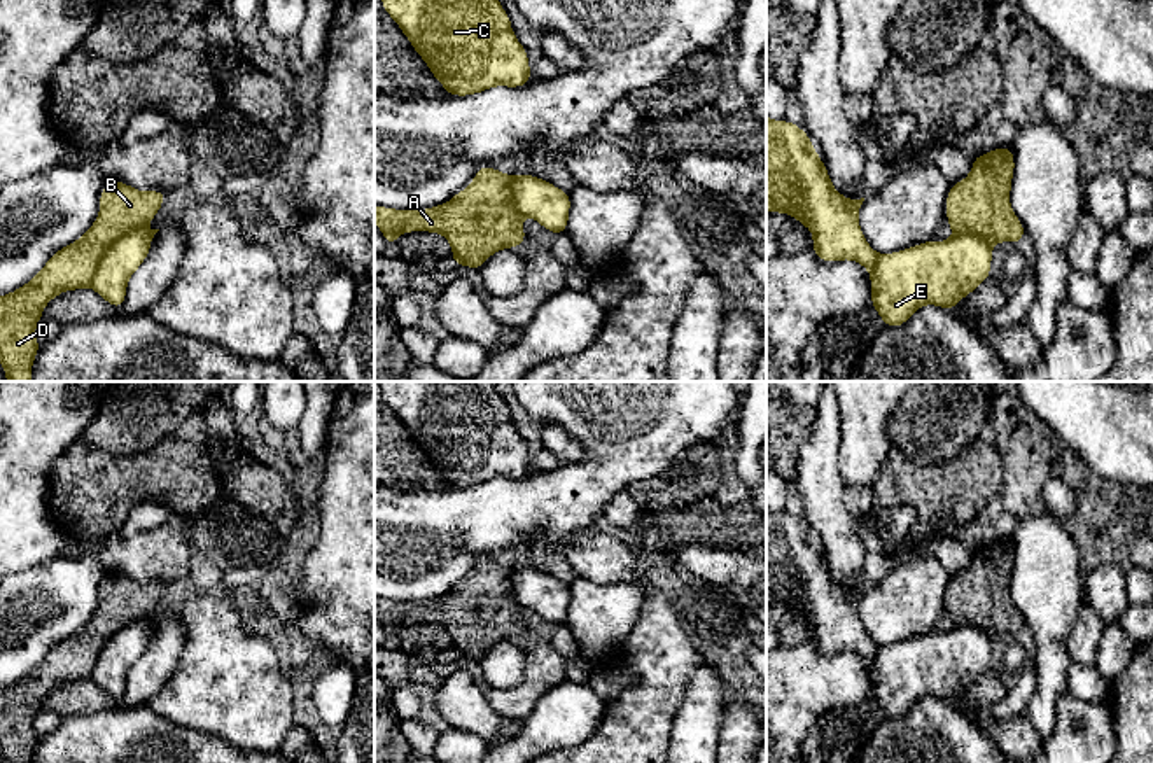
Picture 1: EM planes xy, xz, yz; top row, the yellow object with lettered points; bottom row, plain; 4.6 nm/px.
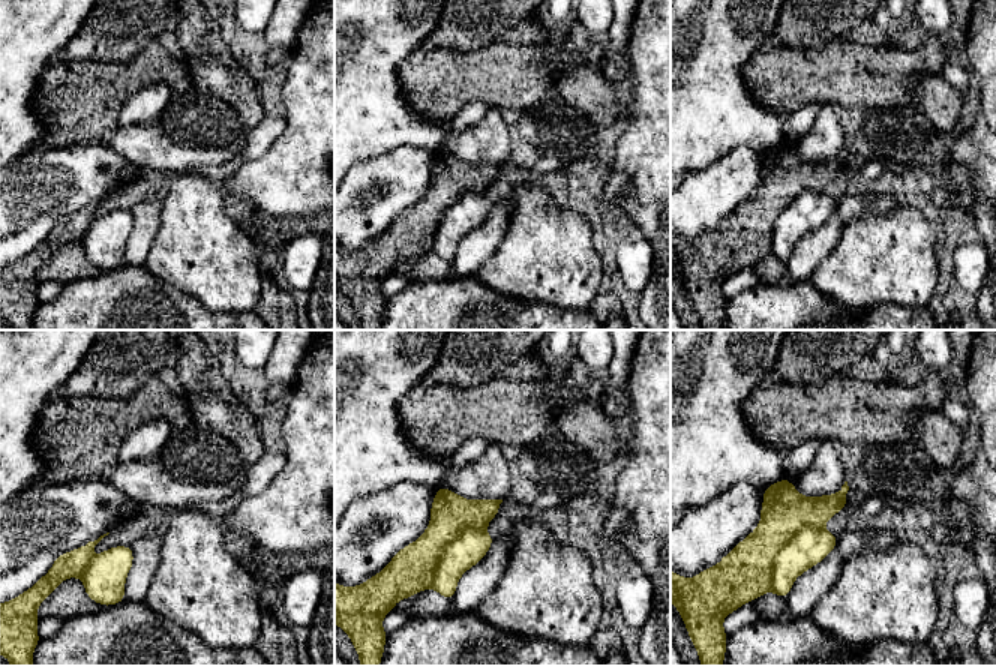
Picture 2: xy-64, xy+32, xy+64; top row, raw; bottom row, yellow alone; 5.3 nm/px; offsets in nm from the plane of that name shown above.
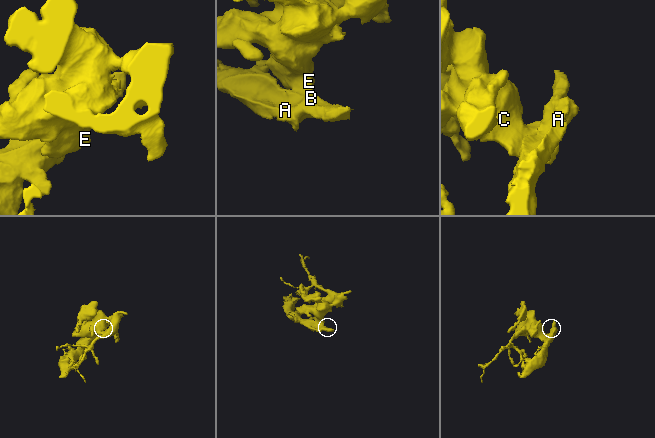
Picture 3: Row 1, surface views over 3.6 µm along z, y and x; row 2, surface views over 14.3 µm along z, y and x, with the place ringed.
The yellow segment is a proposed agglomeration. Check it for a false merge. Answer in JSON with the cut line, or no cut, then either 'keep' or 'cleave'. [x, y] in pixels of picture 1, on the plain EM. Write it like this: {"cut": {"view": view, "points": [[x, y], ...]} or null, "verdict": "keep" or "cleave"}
{"cut": {"view": "xy", "points": [[142, 616], [123, 625], [109, 639], [88, 678]]}, "verdict": "cleave"}

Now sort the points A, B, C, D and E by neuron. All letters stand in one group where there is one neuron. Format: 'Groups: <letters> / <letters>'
Groups: A B D / C E

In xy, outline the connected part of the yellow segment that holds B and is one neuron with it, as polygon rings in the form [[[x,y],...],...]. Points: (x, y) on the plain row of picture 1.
[[[108,572],[100,584],[100,606],[77,632],[54,644],[45,658],[23,679],[0,688],[0,756],[3,763],[31,763],[40,735],[35,718],[45,696],[65,682],[89,679],[108,639],[152,612],[166,584],[136,583]]]

